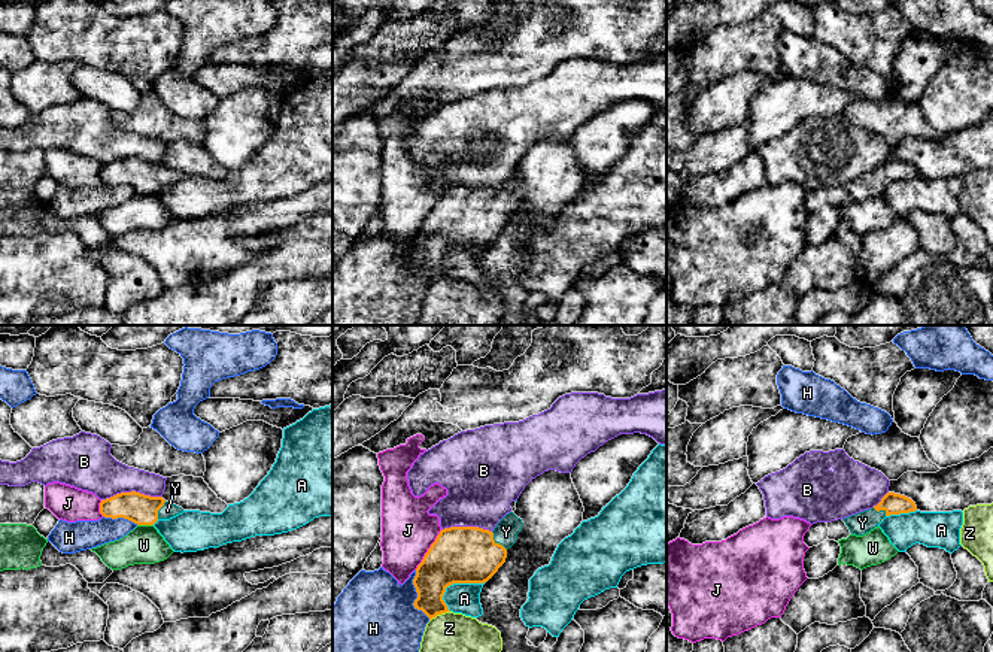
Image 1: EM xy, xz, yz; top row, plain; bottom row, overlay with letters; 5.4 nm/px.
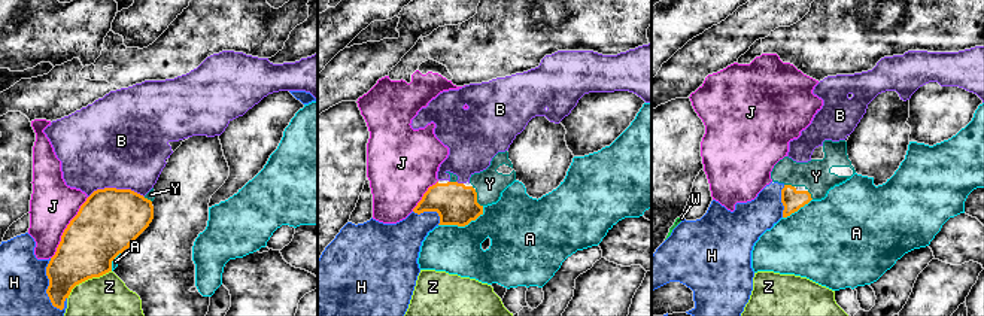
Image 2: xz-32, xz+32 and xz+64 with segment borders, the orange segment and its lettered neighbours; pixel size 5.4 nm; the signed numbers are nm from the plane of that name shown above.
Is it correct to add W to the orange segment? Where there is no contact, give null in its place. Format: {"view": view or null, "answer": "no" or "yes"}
{"view": "xy", "answer": "no"}

